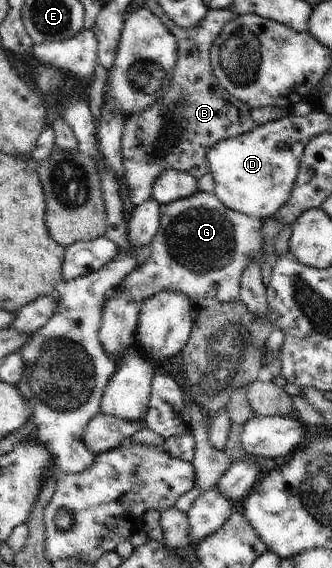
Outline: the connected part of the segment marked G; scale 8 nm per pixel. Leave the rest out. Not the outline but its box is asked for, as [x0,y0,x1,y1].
[118,190,264,305]

